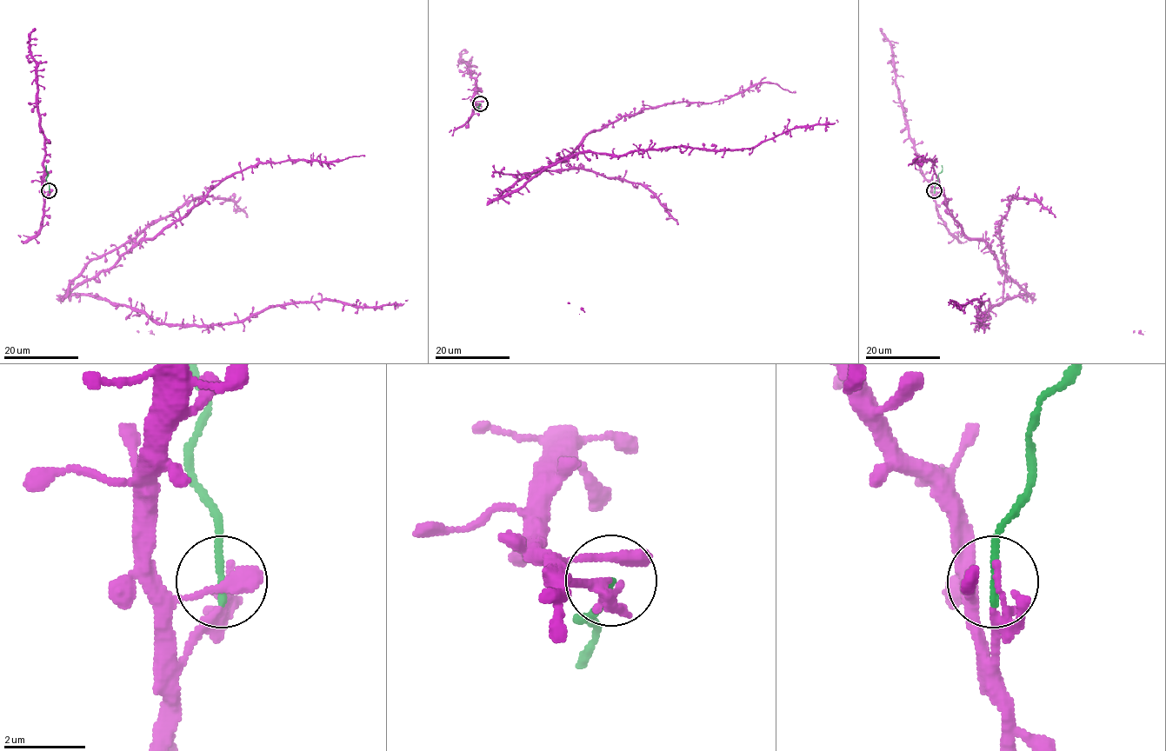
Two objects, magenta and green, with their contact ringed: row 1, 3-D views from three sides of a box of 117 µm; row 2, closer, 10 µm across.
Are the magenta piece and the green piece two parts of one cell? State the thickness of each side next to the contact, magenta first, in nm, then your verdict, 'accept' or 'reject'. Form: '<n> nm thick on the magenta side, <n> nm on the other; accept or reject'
160 nm thick on the magenta side, 200 nm on the other; reject

